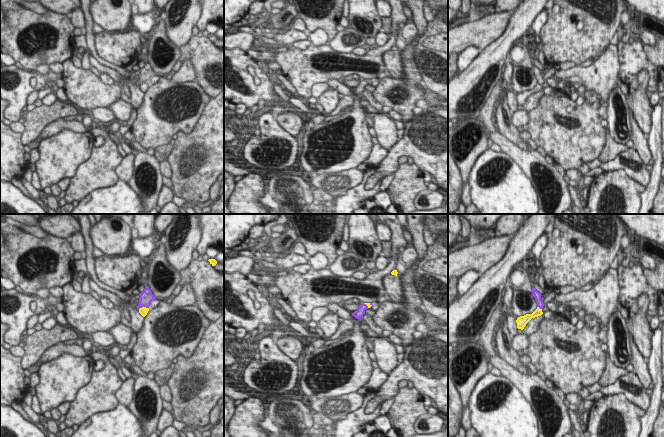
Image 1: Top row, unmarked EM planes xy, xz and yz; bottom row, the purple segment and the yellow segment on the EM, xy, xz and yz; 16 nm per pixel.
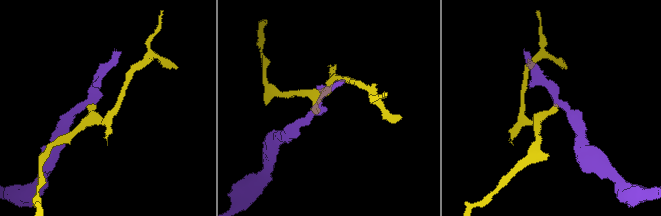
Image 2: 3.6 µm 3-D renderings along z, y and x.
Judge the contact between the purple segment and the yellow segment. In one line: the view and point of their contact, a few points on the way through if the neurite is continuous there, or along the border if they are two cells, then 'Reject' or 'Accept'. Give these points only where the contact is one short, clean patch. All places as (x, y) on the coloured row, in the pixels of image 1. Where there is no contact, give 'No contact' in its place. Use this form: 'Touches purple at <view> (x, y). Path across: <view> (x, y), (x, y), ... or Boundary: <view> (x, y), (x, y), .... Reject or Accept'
Touches purple at xy (143, 306). Boundary: xy (148, 307), (140, 307), (138, 309). Reject.

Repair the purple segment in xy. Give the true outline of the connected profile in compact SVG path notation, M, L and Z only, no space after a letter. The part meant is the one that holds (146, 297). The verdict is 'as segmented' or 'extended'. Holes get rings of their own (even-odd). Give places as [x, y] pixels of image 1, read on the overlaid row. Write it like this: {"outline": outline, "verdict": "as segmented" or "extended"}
{"outline": "M145 284L145 289L140 295L140 301L138 304L138 310L142 307L149 308L151 302L155 299L149 287Z", "verdict": "as segmented"}

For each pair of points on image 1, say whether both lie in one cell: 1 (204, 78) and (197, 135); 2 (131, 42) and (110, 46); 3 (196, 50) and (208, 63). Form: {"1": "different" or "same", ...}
{"1": "different", "2": "same", "3": "same"}

